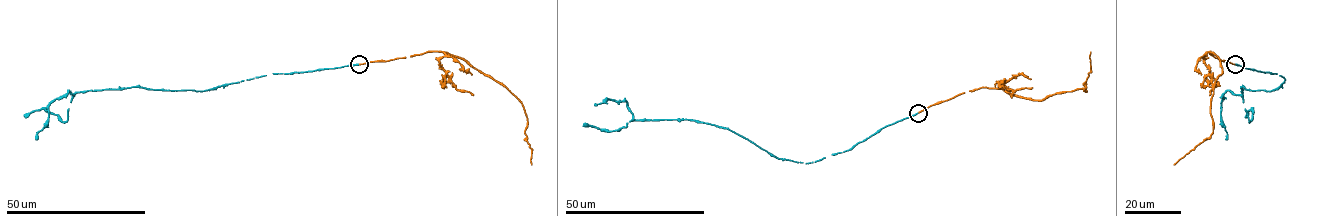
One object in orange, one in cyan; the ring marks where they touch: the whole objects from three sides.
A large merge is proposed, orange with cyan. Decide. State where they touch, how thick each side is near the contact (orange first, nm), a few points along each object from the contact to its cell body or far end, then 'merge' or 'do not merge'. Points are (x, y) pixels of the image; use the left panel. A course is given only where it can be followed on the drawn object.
at (359, 64); 170 nm thick on the orange side, 200 nm on the other; orange runs (359, 64), (429, 51), (465, 59), (503, 84), (521, 103), (531, 165); cyan runs (359, 64), (273, 73), (205, 90), (132, 87), (74, 95), (68, 90), (48, 106), (48, 120), (36, 139); merge

